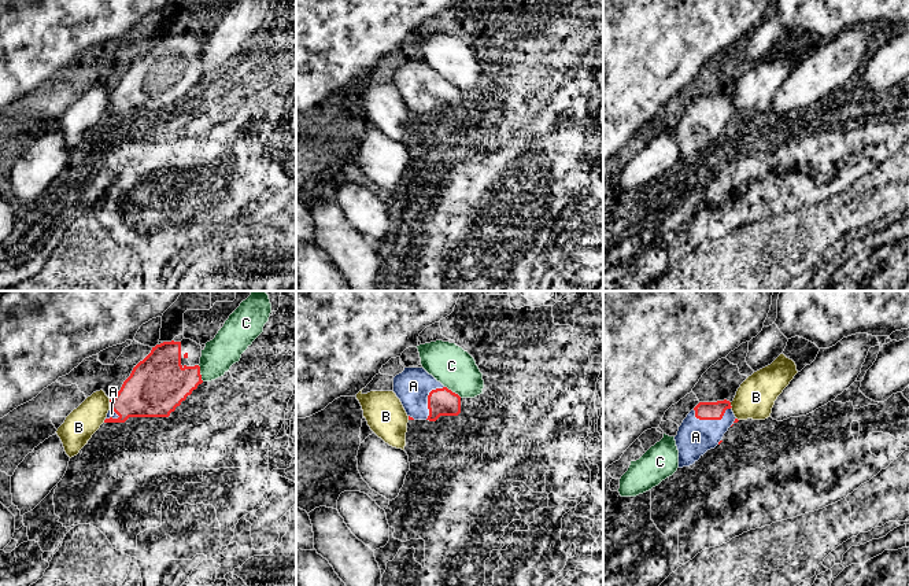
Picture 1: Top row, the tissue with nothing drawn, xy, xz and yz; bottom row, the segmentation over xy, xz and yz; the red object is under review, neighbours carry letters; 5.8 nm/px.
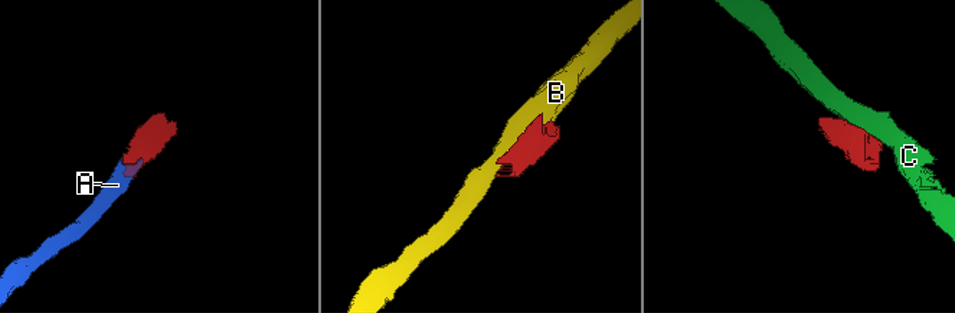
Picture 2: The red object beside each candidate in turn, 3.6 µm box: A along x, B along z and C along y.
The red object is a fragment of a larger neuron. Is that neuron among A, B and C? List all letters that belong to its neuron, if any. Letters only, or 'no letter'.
A

